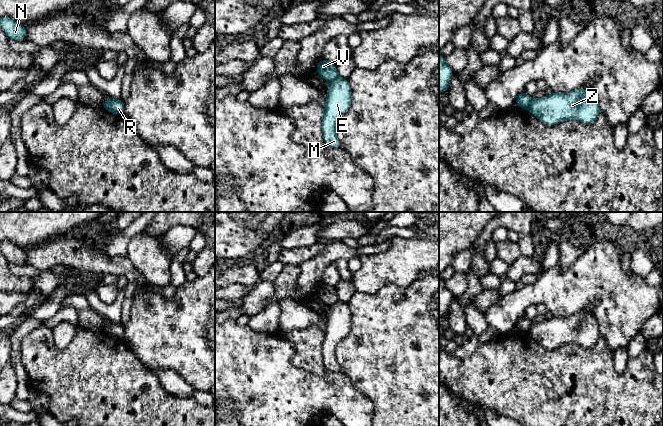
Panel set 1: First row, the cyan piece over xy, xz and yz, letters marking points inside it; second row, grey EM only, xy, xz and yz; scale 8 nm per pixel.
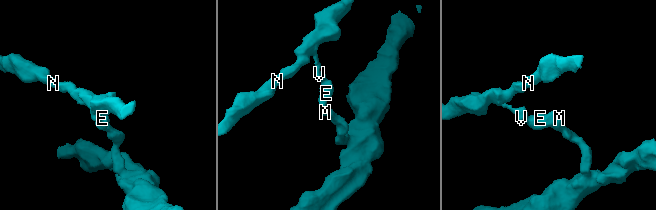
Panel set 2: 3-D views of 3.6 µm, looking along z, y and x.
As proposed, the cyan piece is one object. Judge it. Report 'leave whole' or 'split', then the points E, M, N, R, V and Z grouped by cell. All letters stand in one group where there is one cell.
split; groups E M R Z / N V

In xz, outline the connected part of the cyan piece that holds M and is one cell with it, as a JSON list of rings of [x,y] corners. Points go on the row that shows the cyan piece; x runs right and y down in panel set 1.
[[[337,77],[330,82],[326,95],[327,102],[321,116],[324,143],[331,148],[342,148],[342,143],[336,136],[336,122],[351,106],[352,91],[348,79]]]

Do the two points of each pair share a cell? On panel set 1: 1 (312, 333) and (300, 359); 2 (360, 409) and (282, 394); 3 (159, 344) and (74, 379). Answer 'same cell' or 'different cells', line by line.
1: same cell
2: same cell
3: different cells

